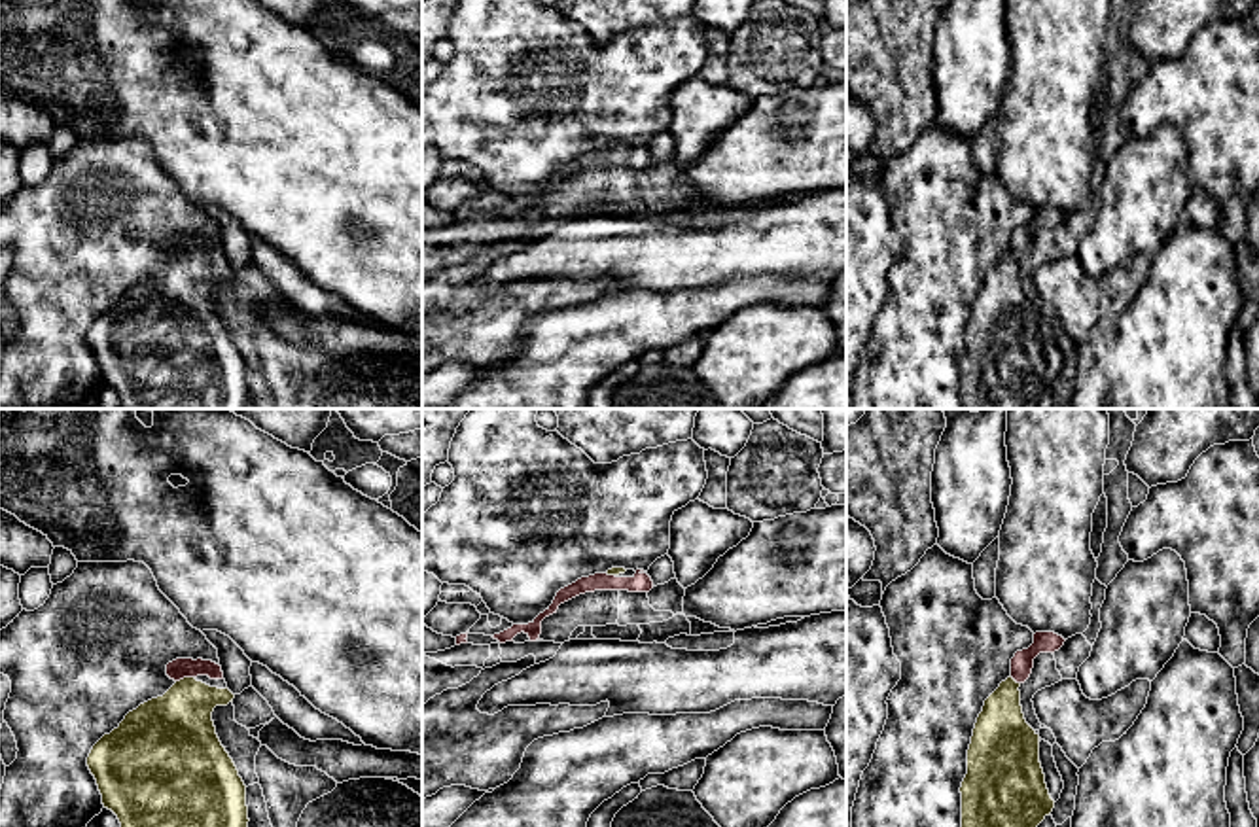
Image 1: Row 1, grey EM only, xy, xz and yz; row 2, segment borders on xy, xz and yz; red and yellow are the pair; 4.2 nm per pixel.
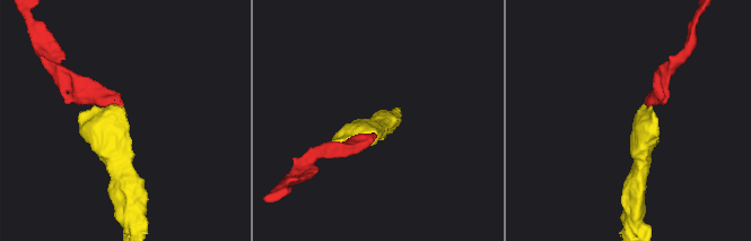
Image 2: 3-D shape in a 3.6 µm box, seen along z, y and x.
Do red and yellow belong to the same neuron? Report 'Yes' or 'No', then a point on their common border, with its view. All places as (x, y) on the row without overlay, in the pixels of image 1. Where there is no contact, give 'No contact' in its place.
Yes. Touches red at xy (184, 252)

